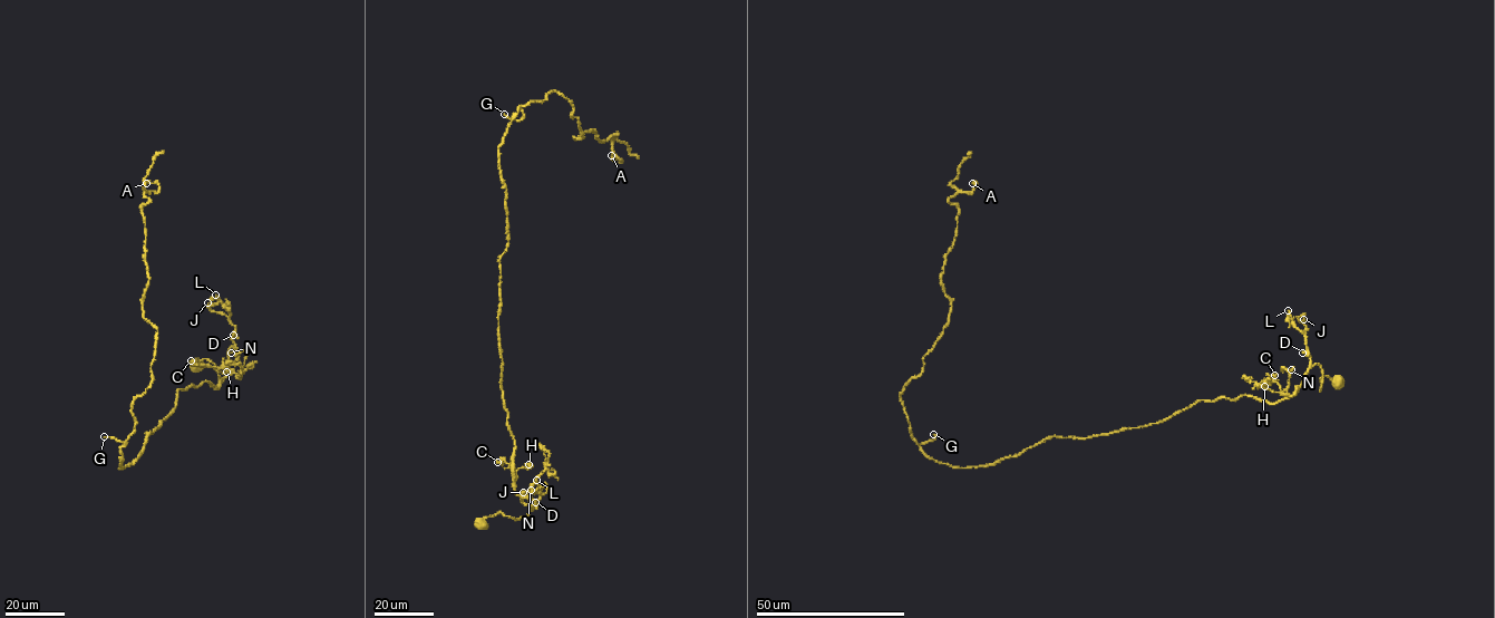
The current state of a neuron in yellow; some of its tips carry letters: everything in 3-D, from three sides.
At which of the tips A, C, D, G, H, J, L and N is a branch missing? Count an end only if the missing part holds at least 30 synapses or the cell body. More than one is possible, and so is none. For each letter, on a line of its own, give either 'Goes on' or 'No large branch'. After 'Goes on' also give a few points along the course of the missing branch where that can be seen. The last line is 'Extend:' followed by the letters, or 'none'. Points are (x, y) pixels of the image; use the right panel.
A: No large branch
C: No large branch
D: No large branch
G: Goes on. Course of what is missing: (933, 434), (851, 474), (826, 461), (812, 469), (811, 453), (836, 455), (836, 470), (818, 481), (846, 501)
H: No large branch
J: No large branch
L: No large branch
N: No large branch
Extend: G

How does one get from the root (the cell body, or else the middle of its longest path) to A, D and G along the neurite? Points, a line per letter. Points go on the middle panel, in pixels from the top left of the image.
A: (479, 527), (532, 508), (501, 380), (498, 146), (518, 107), (556, 92), (574, 138), (617, 134), (611, 155)
D: (479, 527), (484, 519), (500, 512), (515, 520), (525, 517), (535, 502)
G: (479, 527), (532, 508), (515, 492), (501, 380), (508, 237), (498, 146), (518, 107), (523, 117), (504, 114)

